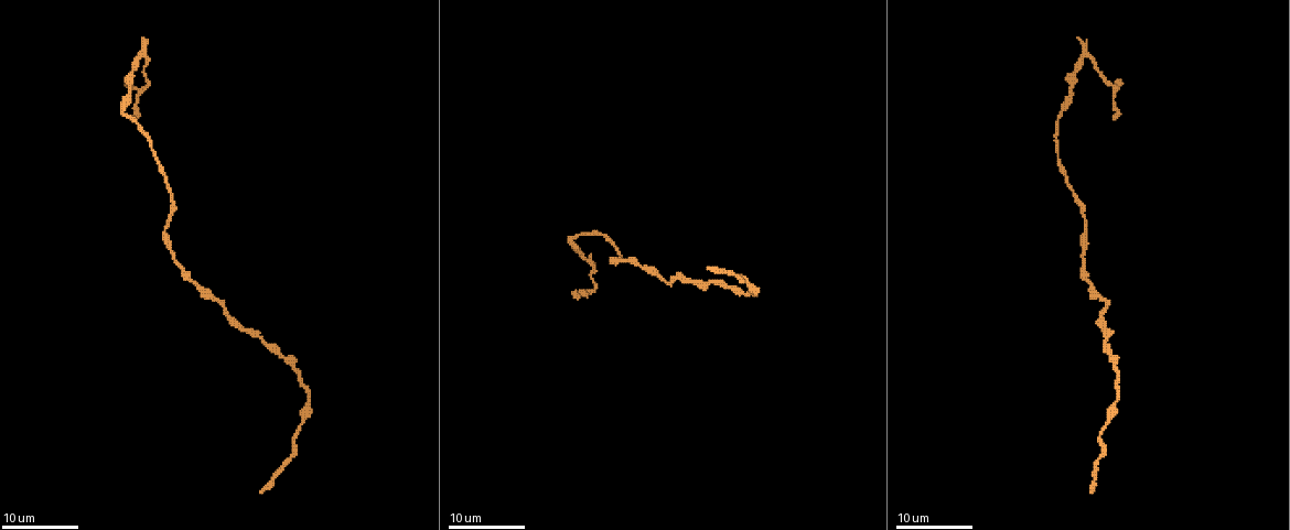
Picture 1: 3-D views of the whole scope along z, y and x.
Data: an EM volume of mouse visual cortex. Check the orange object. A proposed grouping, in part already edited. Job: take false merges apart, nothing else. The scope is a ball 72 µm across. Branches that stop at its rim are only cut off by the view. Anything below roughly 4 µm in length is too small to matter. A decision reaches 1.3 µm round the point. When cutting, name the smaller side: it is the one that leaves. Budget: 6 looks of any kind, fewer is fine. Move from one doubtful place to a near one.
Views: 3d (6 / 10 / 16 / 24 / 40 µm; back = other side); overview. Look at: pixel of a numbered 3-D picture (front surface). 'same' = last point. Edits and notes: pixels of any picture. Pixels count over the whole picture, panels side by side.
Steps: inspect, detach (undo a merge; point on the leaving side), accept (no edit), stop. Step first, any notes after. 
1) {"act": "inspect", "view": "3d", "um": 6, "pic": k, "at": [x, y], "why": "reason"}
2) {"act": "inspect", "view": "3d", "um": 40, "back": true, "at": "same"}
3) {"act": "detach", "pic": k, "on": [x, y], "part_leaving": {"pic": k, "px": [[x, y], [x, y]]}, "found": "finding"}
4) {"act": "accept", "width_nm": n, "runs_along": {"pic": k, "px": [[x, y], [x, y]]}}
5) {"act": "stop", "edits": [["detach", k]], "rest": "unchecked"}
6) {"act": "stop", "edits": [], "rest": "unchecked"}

{"act": "inspect", "view": "3d", "um": 10, "pic": 1, "at": [213, 296], "why": "sudden change in width"}

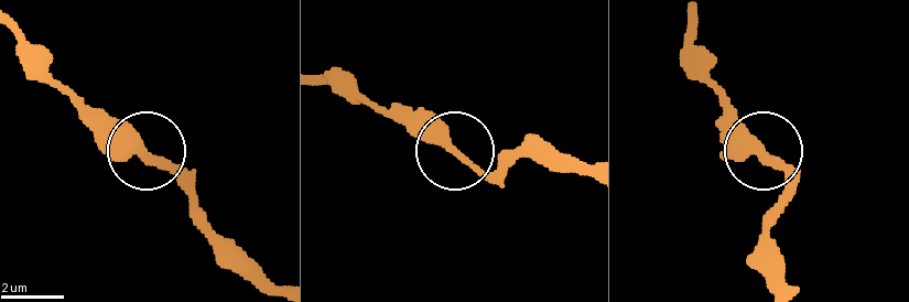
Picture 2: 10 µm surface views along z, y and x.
{"act": "accept", "runs_along": {"pic": 2, "px": [[10, 32], [196, 203]]}, "found": "continuous, no second neuron"}

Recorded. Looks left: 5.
{"act": "inspect", "view": "3d", "um": 6, "pic": 1, "at": [751, 286], "why": "thick turns thin"}

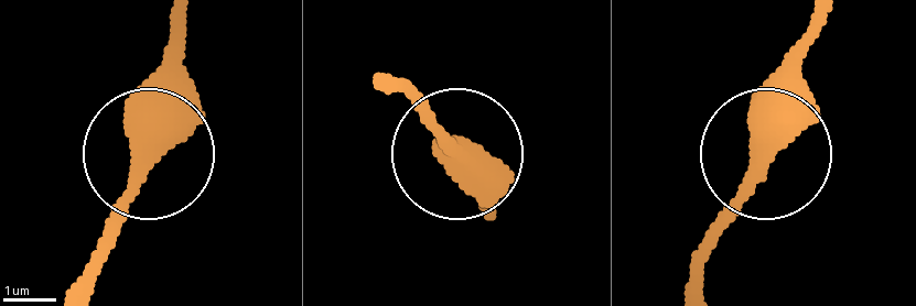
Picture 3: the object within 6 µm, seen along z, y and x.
{"act": "inspect", "view": "3d", "um": 6, "back": true, "pic": 3, "at": [771, 152]}

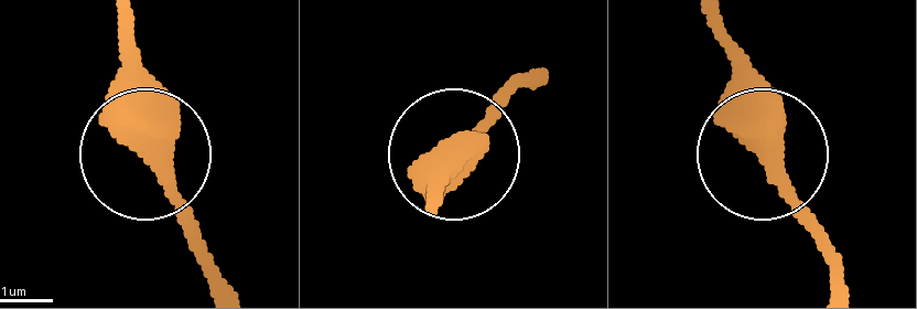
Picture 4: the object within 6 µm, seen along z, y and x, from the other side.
{"act": "accept", "runs_along": {"pic": 4, "px": [[718, 28], [735, 132], [832, 247]]}, "found": "one neuron here"}

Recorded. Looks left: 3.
{"act": "inspect", "view": "3d", "um": 16, "pic": 1, "at": [1062, 110], "why": "calibre changes"}

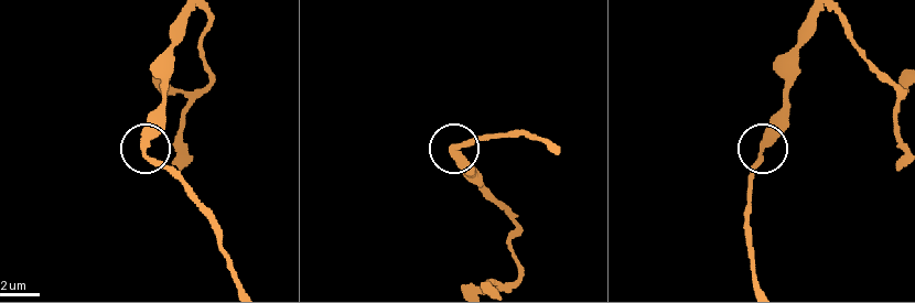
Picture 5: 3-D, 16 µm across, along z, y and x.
{"act": "inspect", "view": "3d", "um": 6, "pic": 5, "at": [762, 152]}

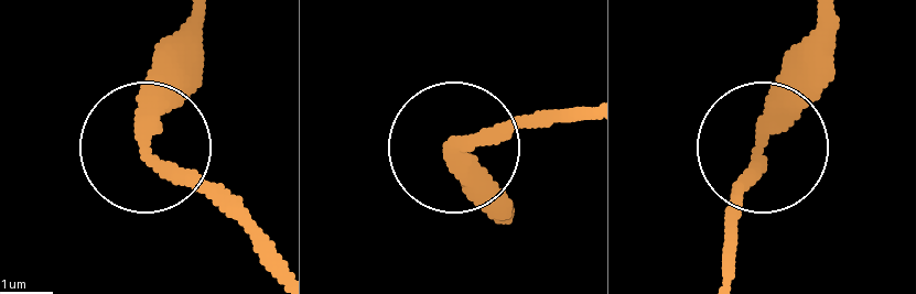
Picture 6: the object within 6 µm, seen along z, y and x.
{"act": "accept", "width_nm": 330, "runs_along": {"pic": 6, "px": [[723, 265], [767, 95], [810, 46]]}, "found": "all the same neuron"}

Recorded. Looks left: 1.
{"act": "stop", "edits": [], "rest": "unchecked"}

